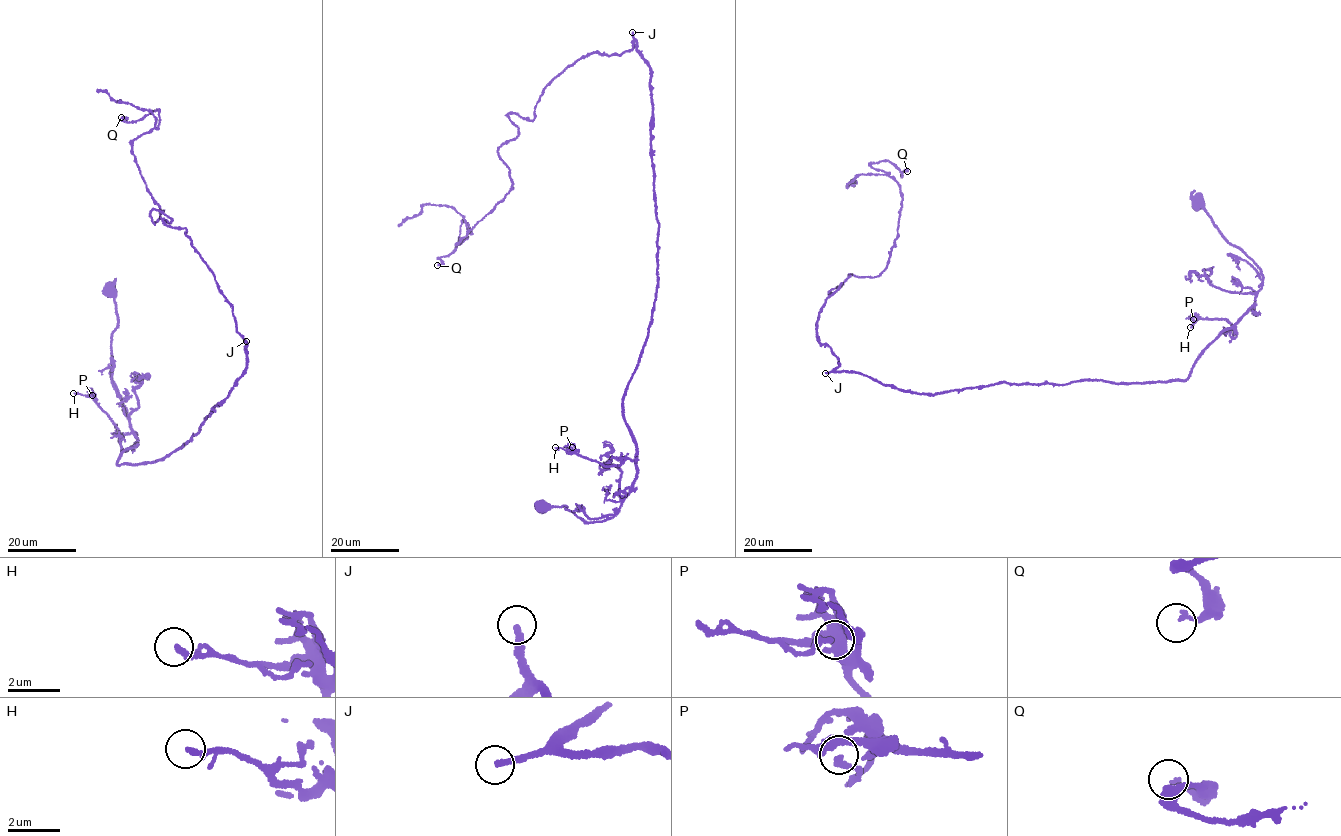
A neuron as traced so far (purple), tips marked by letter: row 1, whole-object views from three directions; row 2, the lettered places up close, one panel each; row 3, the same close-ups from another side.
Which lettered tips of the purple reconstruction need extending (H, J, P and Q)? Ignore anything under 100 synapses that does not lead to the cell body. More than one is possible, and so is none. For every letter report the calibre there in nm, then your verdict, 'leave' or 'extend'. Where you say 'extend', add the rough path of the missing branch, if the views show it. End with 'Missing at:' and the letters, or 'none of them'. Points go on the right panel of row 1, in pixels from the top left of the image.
H: 190 nm thick; leave
J: 260 nm thick; extend
P: 240 nm thick; leave
Q: 180 nm thick; leave
Missing at: J

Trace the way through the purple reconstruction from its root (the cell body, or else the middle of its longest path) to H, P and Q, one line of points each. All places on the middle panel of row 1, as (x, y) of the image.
H: (542, 506), (564, 505), (588, 522), (602, 520), (619, 509), (637, 473), (634, 460), (607, 467), (555, 447)
P: (542, 506), (564, 505), (595, 522), (612, 516), (629, 492), (634, 460), (607, 467), (568, 452), (572, 447)
Q: (542, 506), (609, 518), (638, 469), (623, 401), (659, 228), (636, 41), (508, 114), (511, 188), (437, 265)

